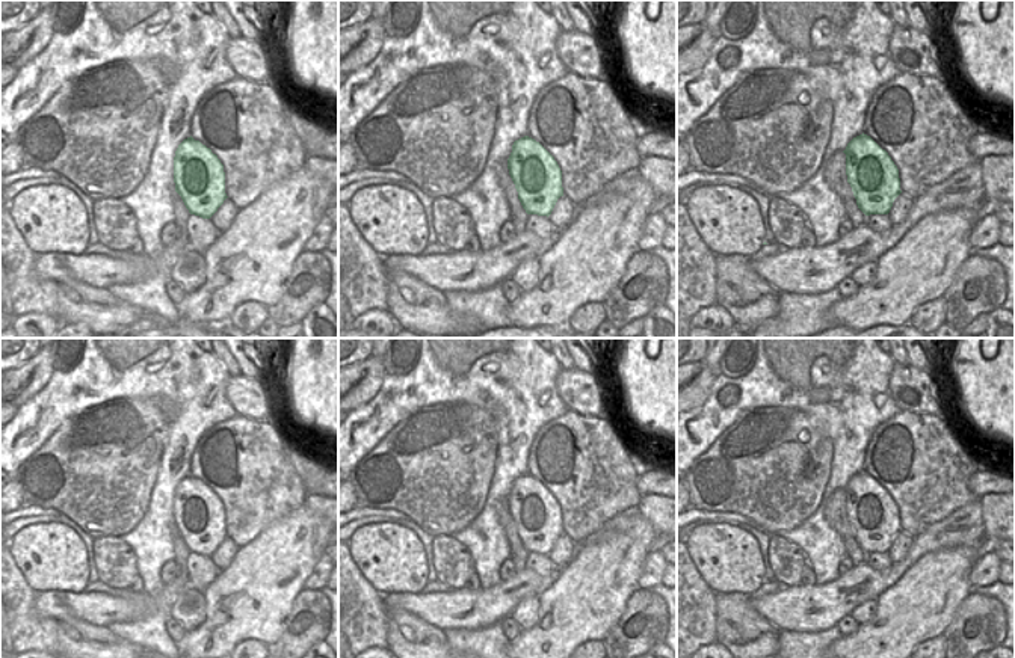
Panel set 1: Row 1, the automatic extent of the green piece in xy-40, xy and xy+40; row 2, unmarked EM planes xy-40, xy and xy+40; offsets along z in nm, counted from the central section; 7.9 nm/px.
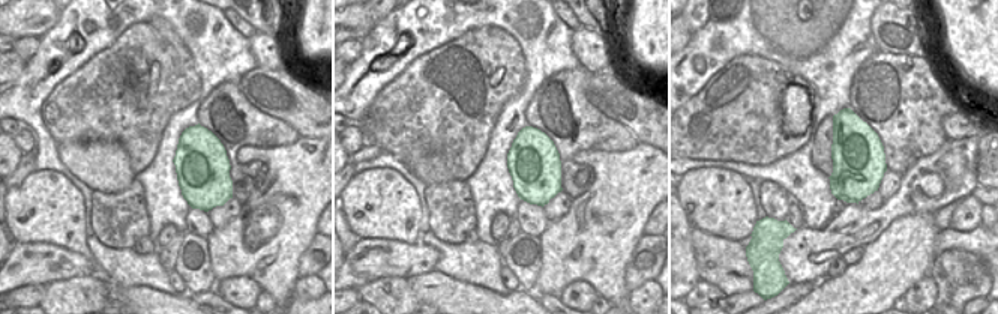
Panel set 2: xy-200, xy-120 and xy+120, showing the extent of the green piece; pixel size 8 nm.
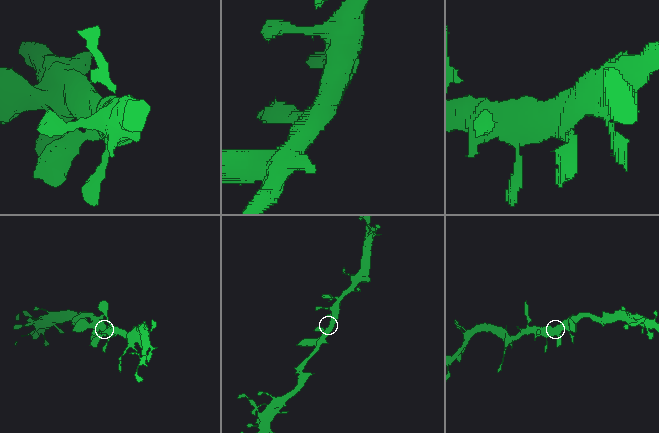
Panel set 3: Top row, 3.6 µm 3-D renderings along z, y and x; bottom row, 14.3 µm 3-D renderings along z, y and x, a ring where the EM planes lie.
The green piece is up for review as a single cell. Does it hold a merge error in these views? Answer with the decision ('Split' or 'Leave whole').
Leave whole.

